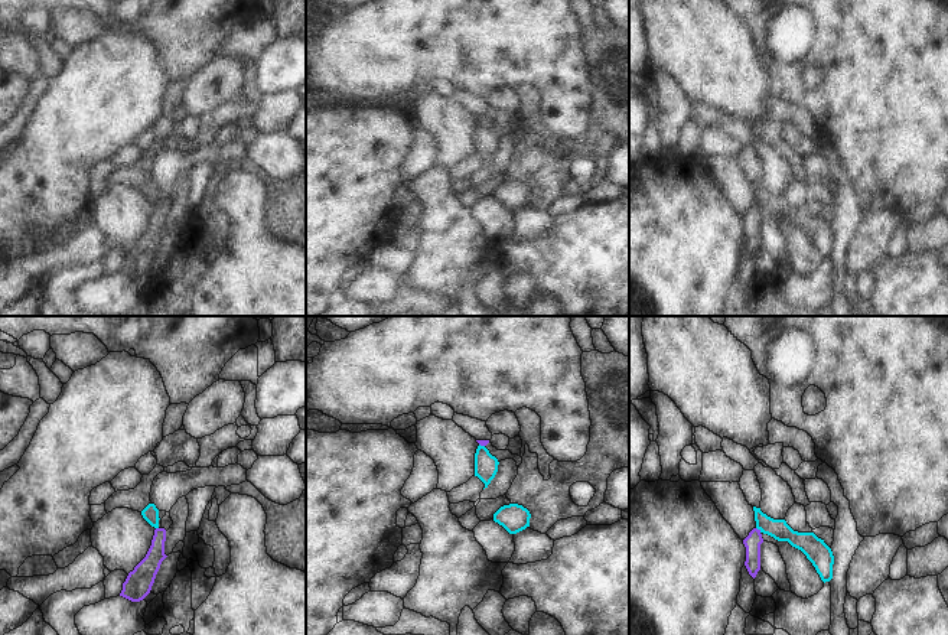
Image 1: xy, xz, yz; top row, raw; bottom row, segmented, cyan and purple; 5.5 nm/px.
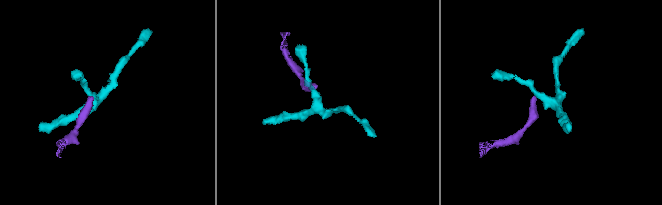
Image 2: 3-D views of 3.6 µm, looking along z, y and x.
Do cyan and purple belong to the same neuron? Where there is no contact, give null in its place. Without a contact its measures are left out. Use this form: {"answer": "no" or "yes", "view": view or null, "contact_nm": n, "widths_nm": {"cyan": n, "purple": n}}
{"answer": "no", "view": "yz", "contact_nm": 40, "widths_nm": {"cyan": 110, "purple": 90}}

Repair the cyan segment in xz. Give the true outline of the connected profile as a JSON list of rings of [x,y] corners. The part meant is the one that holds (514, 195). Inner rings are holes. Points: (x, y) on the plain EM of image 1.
[[[518,180],[504,182],[493,190],[493,198],[509,211],[517,211],[530,203],[530,195],[530,188]]]

